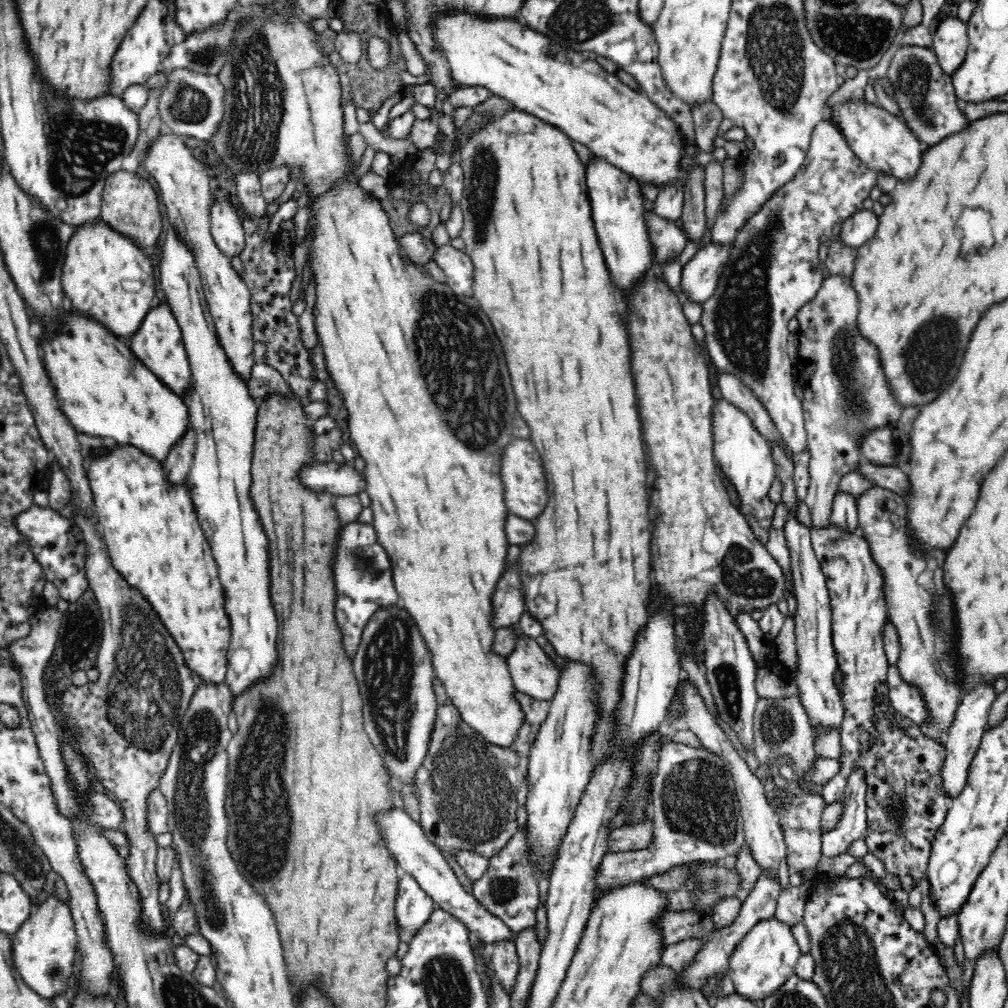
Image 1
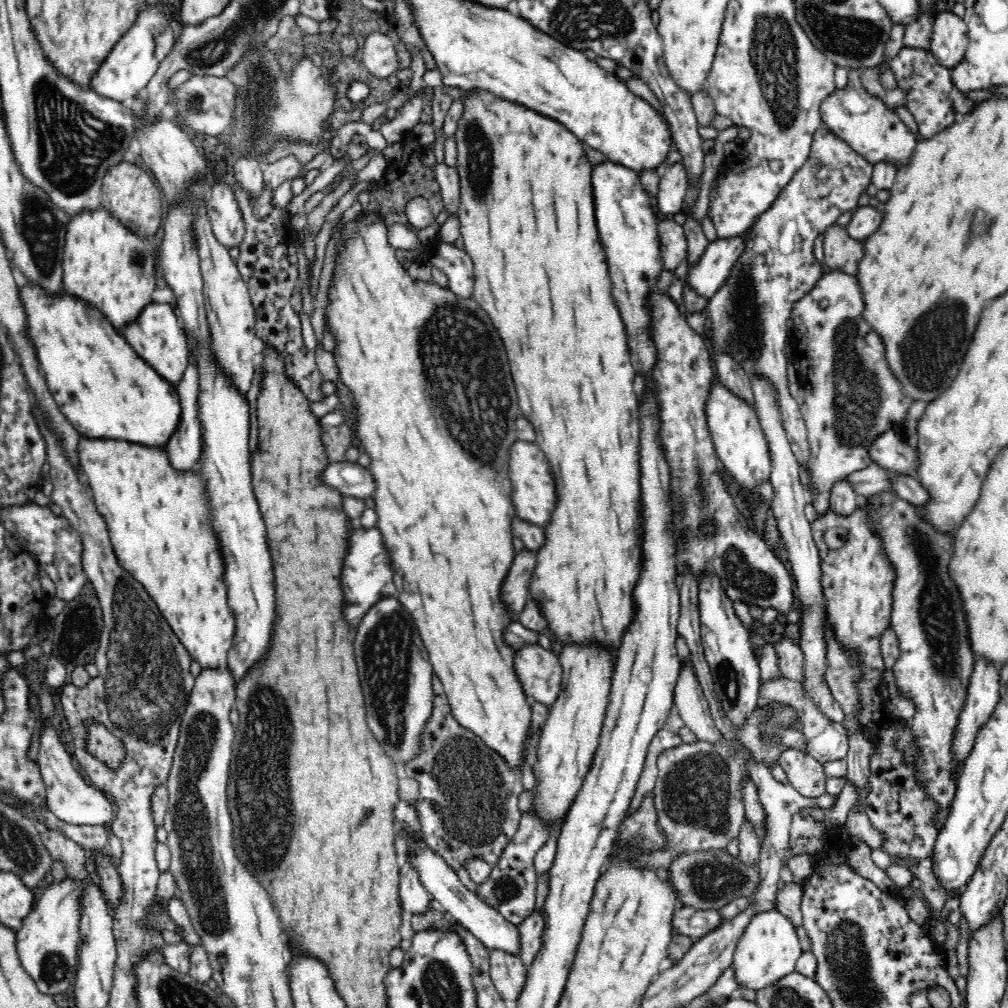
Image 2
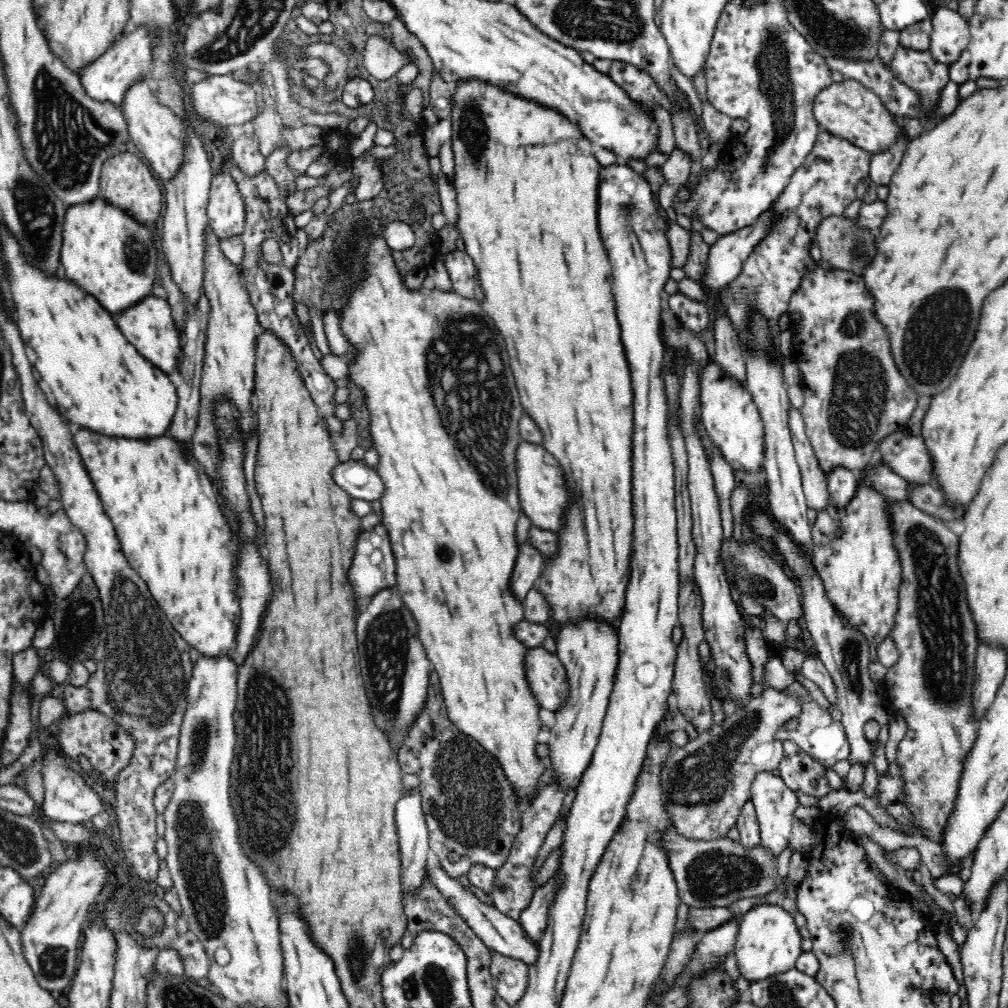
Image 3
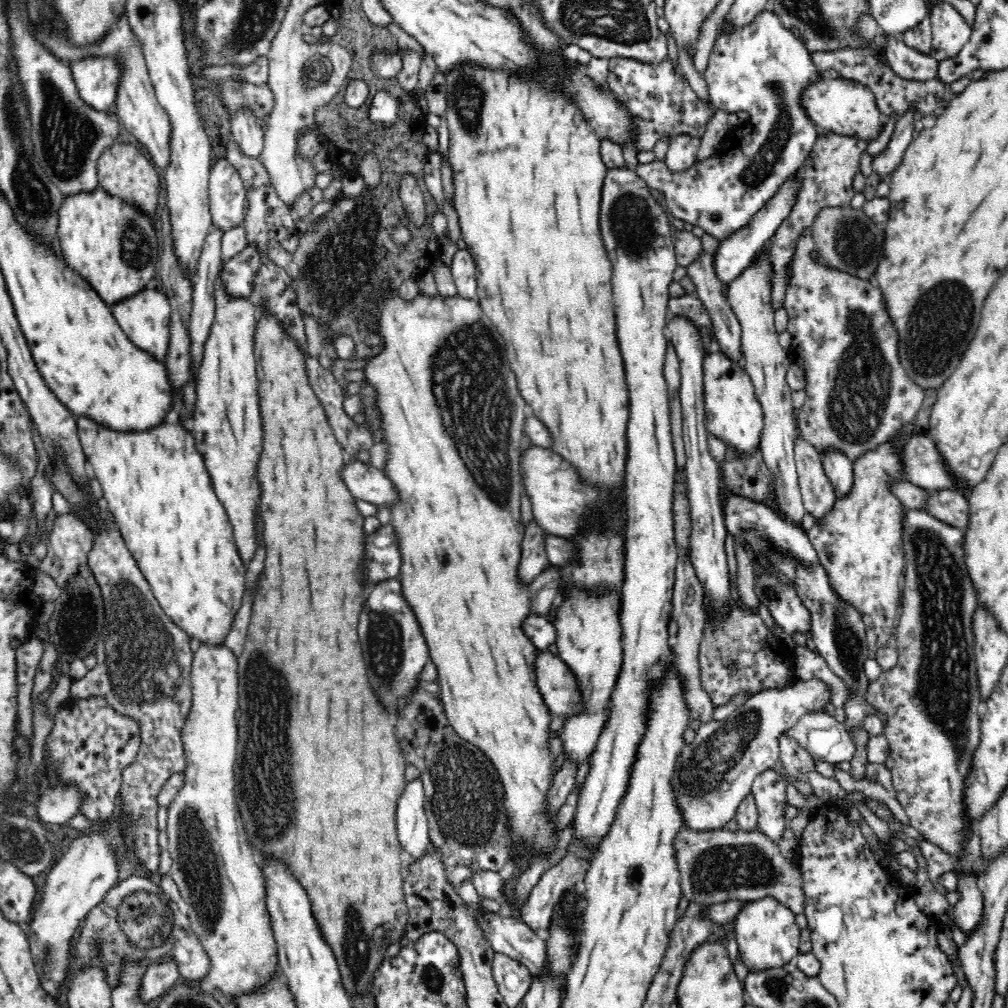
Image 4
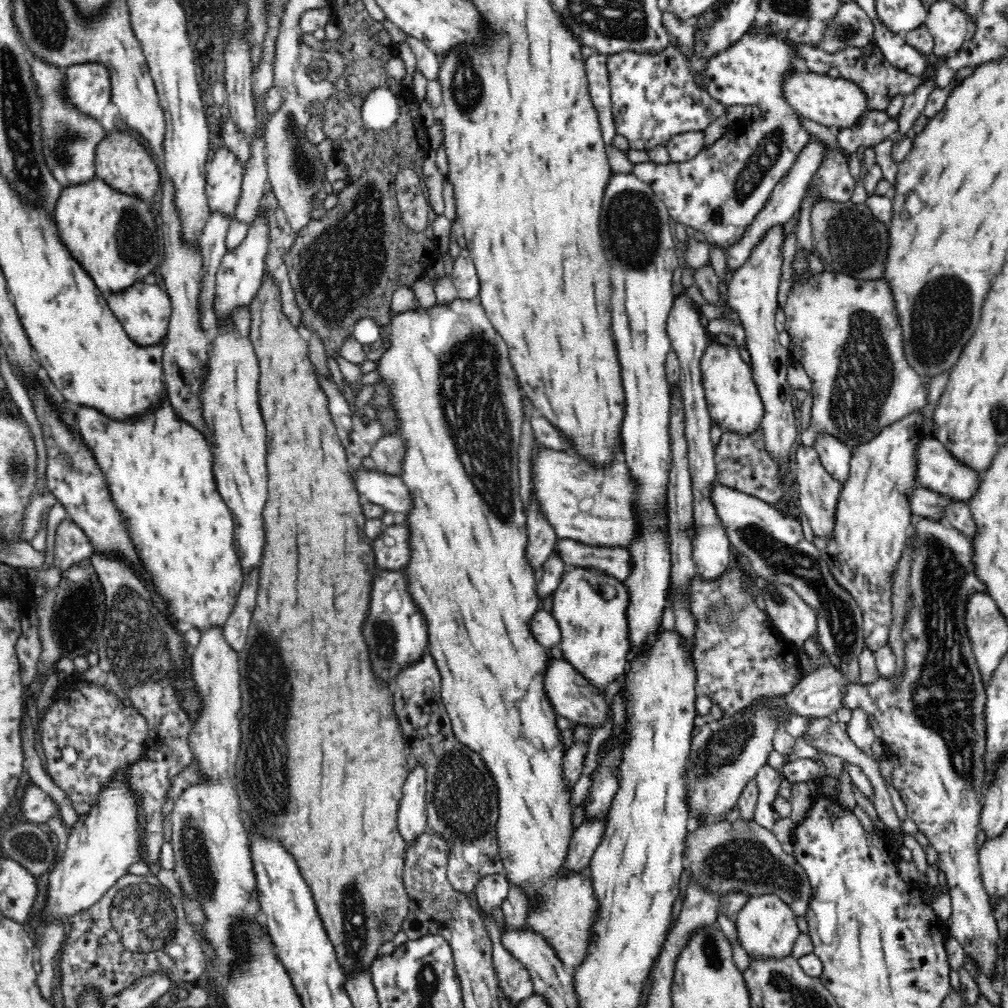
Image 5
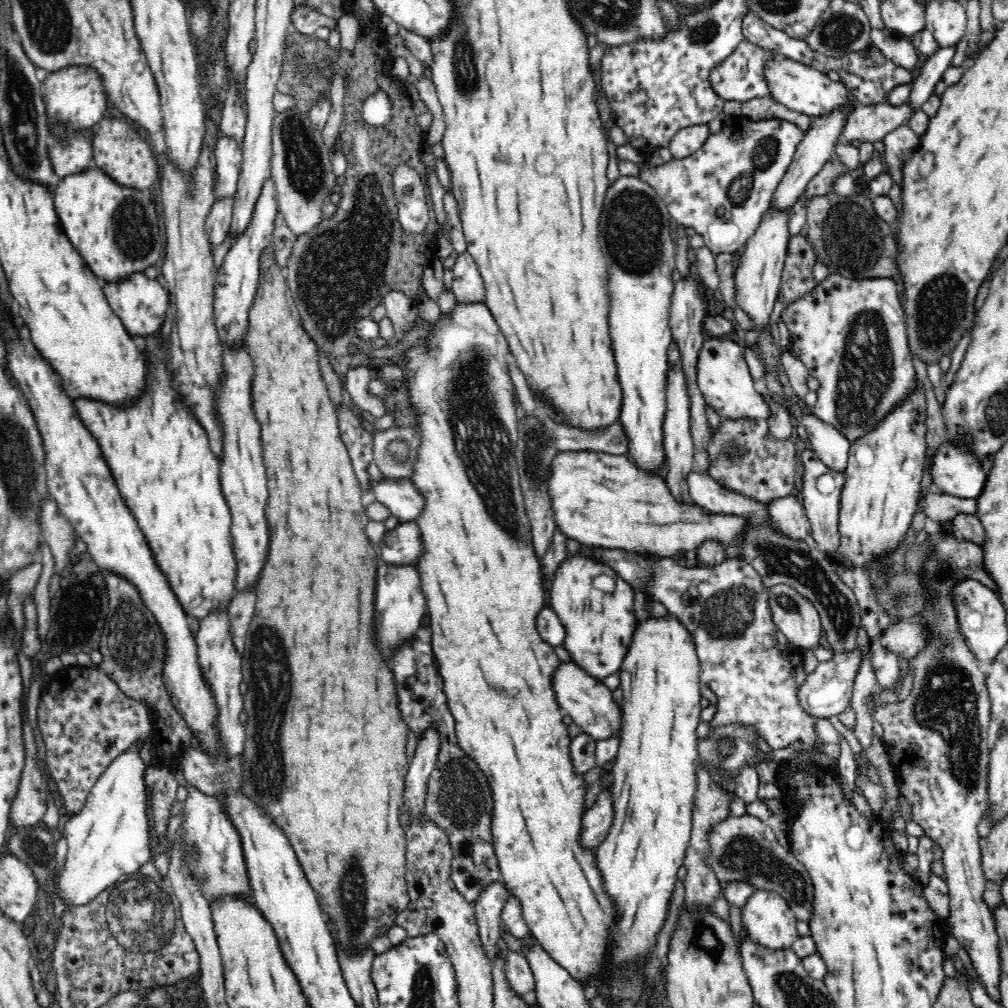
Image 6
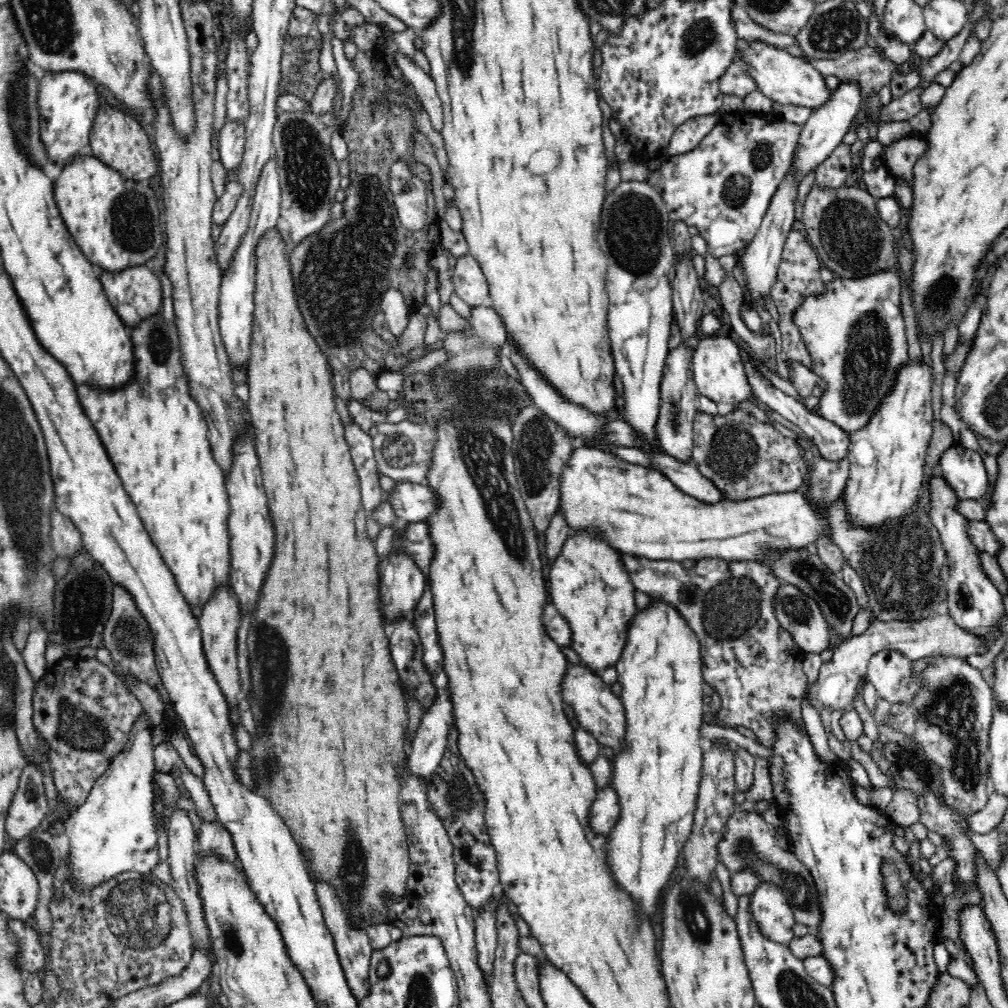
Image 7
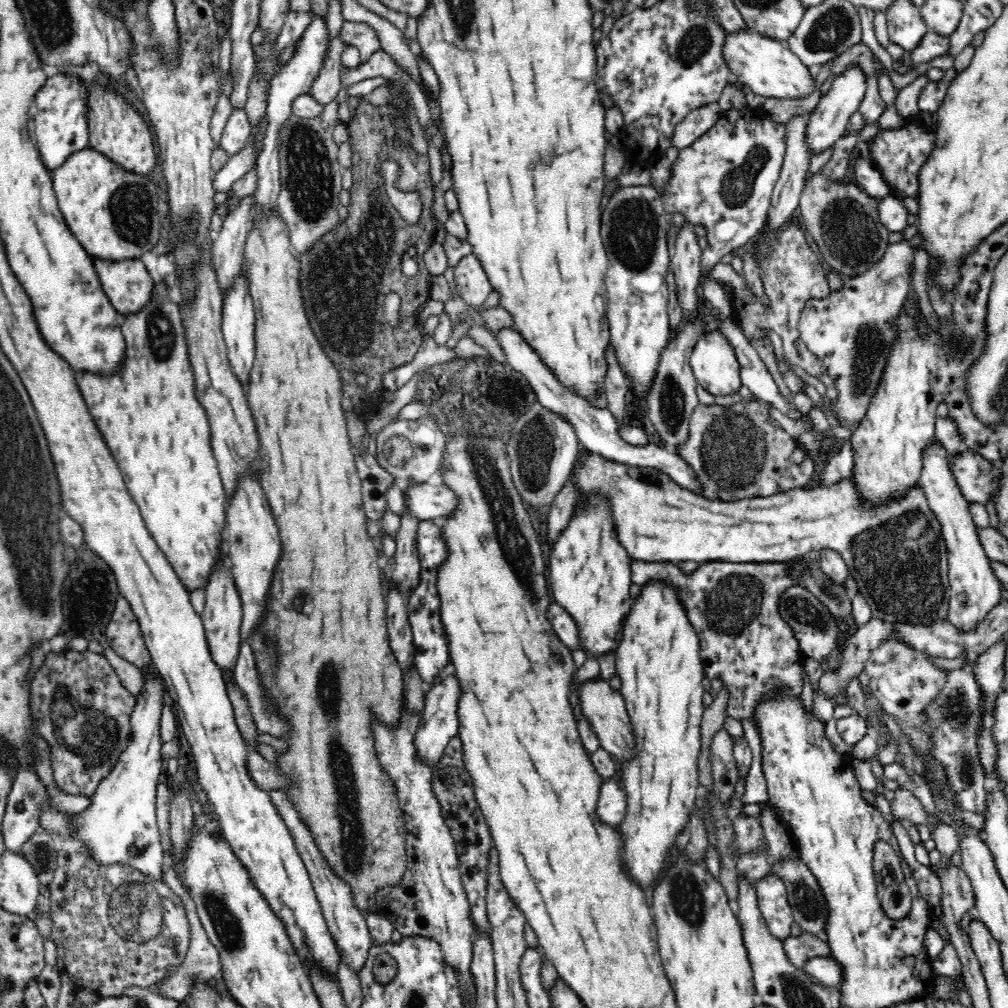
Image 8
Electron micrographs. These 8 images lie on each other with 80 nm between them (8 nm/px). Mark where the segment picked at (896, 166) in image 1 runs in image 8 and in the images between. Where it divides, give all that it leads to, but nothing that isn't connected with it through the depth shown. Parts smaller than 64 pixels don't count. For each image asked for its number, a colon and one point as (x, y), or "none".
2: (872, 129)
3: (848, 109)
4: (845, 107)
5: (838, 103)
6: (803, 89)
7: (788, 80)
8: (766, 66)

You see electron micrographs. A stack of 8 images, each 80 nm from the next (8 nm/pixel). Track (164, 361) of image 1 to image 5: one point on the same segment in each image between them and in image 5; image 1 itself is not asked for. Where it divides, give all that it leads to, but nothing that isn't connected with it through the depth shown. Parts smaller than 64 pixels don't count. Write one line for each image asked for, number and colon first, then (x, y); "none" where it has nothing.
2: (157, 336)
3: (150, 327)
4: (145, 317)
5: (144, 311)

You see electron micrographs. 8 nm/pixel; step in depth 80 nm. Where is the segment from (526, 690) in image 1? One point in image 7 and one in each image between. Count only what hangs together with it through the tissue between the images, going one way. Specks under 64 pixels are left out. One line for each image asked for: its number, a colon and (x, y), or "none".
2: (539, 671)
3: (546, 676)
4: (555, 681)
5: (570, 695)
6: (589, 703)
7: (598, 711)

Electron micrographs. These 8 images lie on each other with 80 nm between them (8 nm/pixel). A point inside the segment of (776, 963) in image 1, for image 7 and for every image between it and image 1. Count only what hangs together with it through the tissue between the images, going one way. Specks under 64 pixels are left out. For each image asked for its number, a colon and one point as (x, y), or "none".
2: (768, 949)
3: (768, 943)
4: (767, 935)
5: (766, 928)
6: (767, 920)
7: (770, 908)

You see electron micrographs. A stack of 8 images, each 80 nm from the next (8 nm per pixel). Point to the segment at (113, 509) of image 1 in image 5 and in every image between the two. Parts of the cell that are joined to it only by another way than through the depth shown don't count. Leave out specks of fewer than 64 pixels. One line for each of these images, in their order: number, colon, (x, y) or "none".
2: (157, 519)
3: (164, 508)
4: (154, 483)
5: (158, 469)

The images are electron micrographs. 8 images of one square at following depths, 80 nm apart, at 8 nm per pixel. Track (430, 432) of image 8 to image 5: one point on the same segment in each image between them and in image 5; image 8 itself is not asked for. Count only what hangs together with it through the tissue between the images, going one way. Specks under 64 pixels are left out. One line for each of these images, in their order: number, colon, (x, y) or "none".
5: (387, 453)
6: (394, 450)
7: (403, 450)

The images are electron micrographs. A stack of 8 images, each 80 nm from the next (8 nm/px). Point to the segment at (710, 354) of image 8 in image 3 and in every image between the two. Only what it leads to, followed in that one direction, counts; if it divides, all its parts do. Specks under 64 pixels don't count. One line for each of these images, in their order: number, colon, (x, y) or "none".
3: (728, 413)
4: (732, 413)
5: (733, 402)
6: (723, 377)
7: (718, 369)

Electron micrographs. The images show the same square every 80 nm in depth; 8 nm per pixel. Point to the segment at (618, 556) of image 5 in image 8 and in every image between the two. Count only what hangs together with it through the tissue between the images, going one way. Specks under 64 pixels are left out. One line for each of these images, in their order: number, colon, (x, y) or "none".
6: (754, 670)
7: (755, 666)
8: (732, 606)

